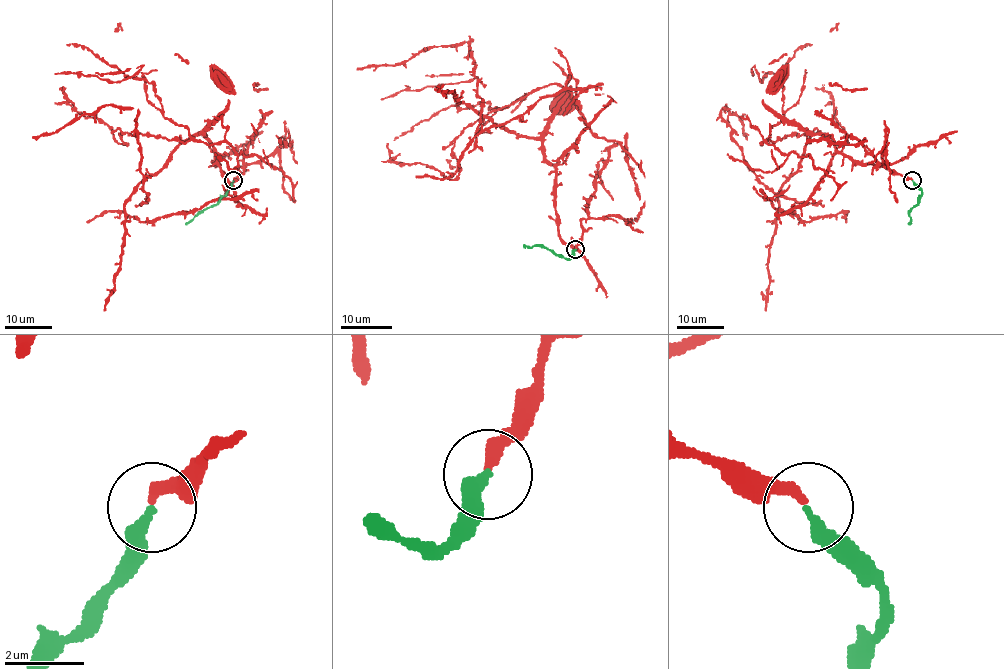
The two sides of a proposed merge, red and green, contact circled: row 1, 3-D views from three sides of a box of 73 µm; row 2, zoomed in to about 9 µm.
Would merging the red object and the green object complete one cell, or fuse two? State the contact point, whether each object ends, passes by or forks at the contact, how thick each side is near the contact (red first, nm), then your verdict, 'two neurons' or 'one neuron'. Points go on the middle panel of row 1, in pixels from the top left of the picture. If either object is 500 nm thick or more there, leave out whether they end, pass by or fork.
(575, 249) | red ends | green ends | 300/320 nm | one neuron

